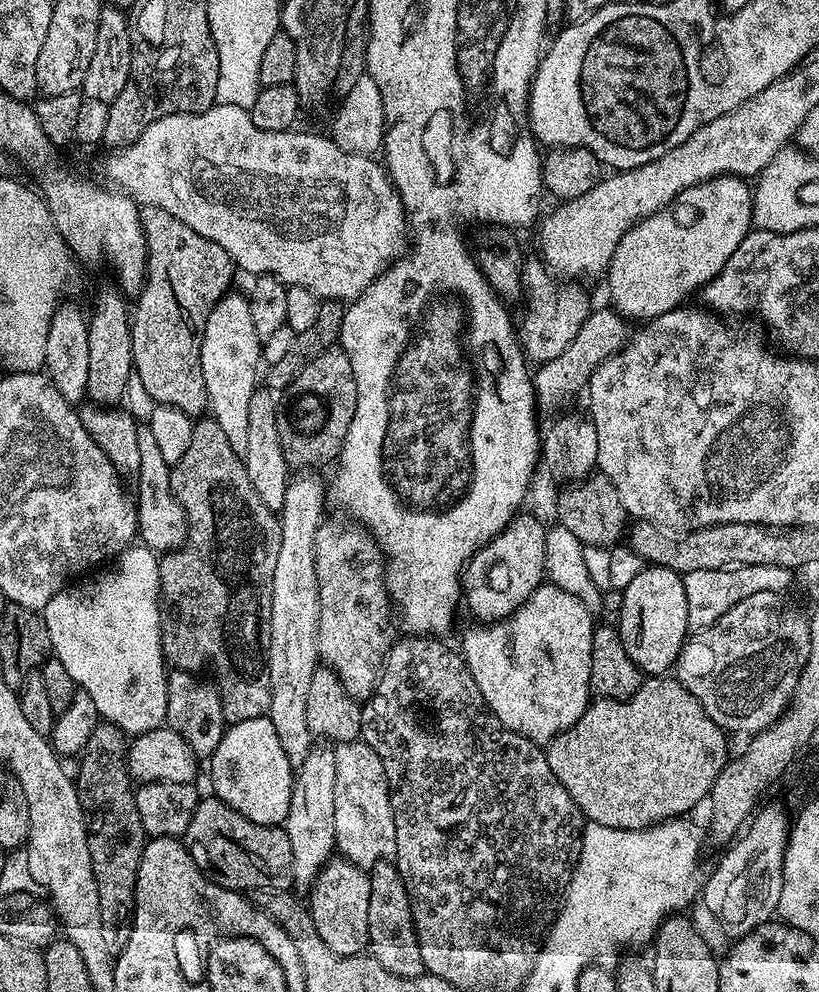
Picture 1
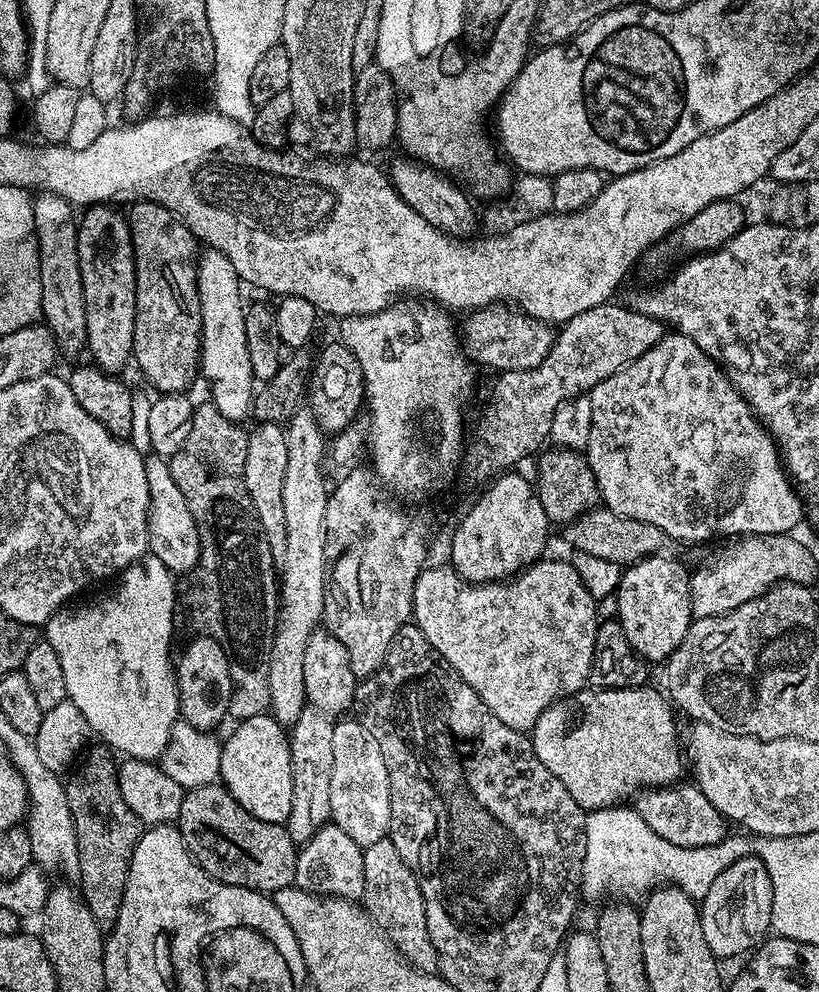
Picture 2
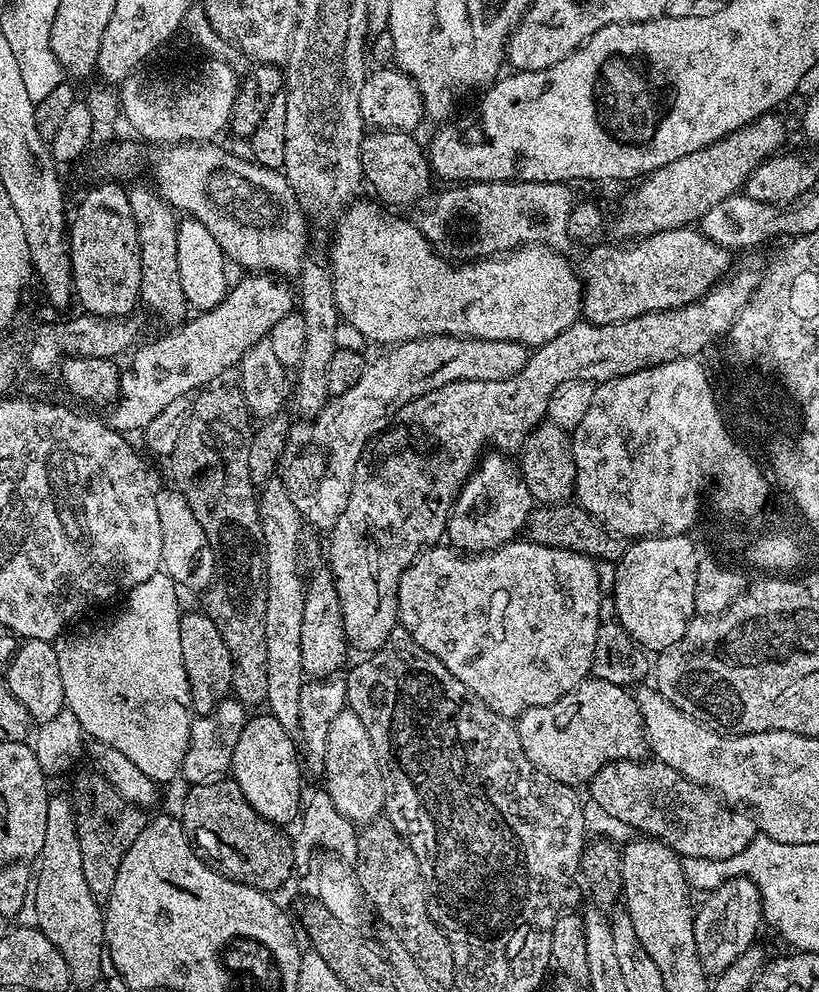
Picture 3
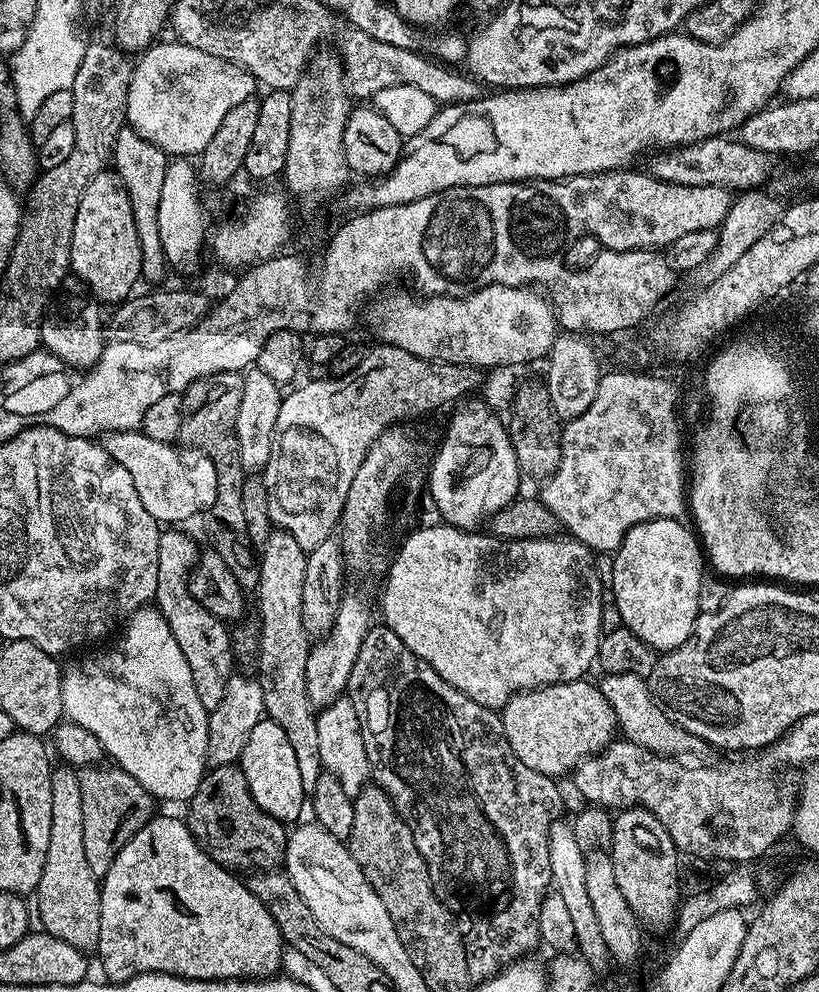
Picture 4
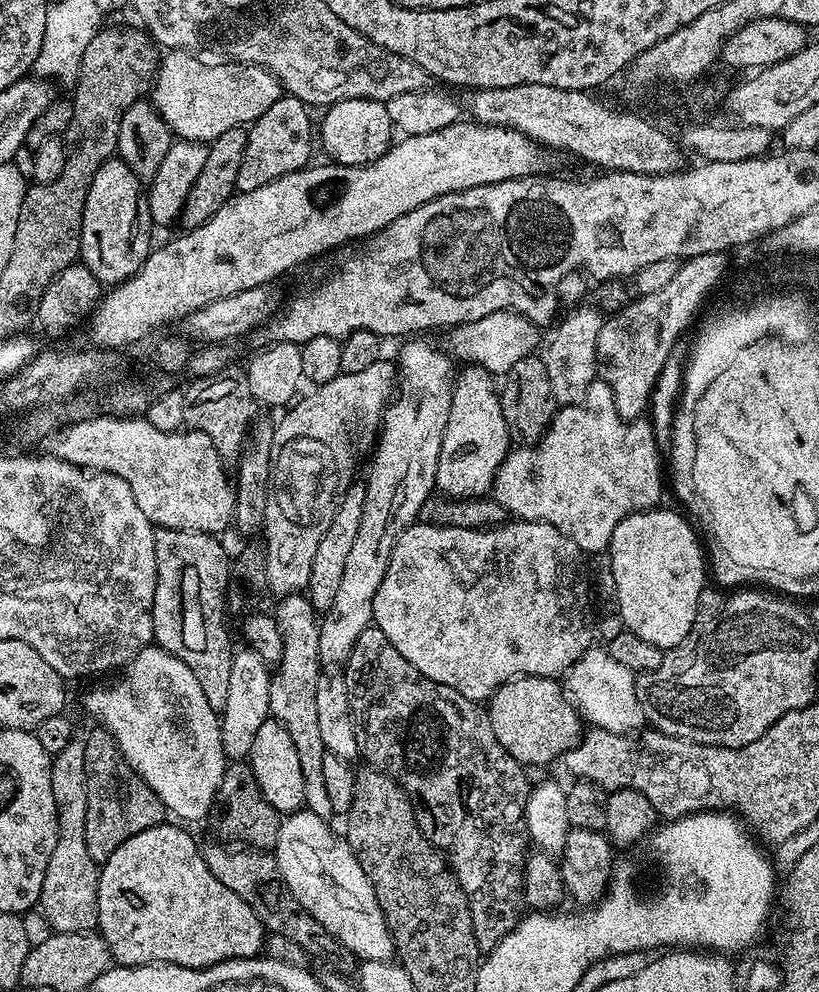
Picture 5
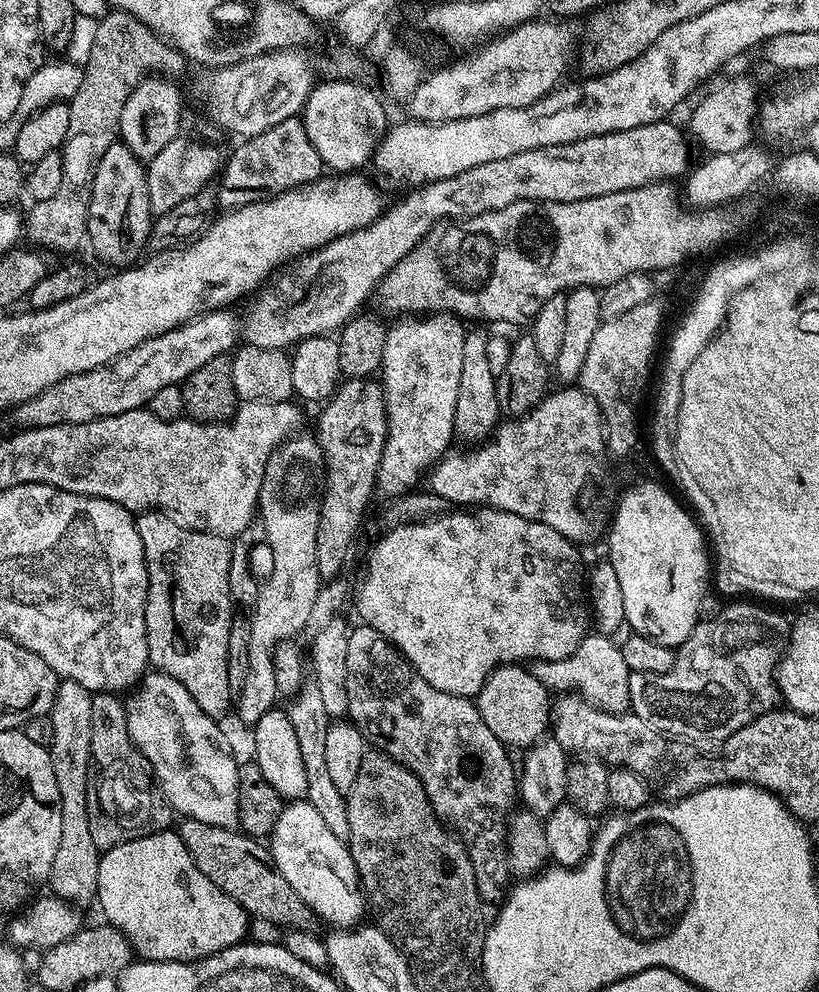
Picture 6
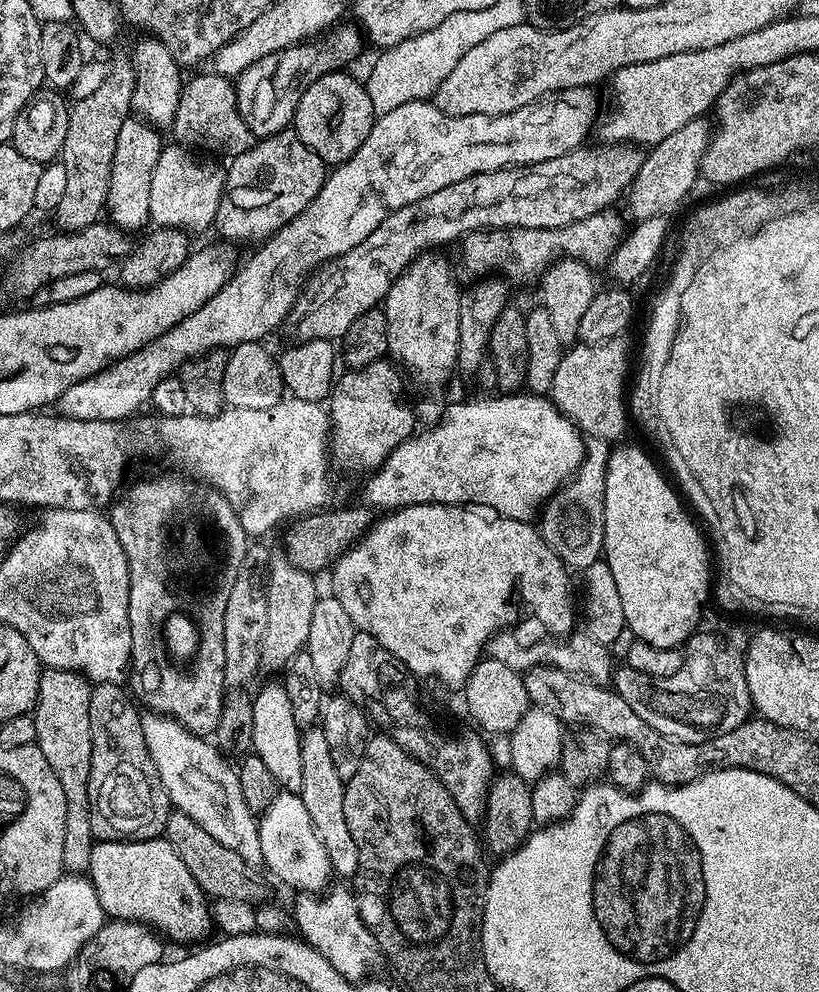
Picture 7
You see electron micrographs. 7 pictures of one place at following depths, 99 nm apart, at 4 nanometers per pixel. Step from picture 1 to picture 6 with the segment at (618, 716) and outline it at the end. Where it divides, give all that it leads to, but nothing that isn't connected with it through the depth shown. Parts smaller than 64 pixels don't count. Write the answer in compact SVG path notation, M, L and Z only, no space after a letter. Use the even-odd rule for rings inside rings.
M502 664L495 668L486 678L482 690L475 696L474 703L482 714L482 722L490 726L494 738L498 738L512 750L531 748L545 735L550 724L549 689L544 688L538 678L534 678L532 671L520 664Z

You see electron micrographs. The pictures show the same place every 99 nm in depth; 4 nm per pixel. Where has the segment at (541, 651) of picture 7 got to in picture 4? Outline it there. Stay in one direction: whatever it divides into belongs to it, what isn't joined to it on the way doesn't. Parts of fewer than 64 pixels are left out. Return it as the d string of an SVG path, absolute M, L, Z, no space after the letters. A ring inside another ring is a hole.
M607 674L604 681L599 681L598 686L610 702L610 706L616 715L616 722L623 739L634 742L646 750L650 750L659 756L684 758L687 752L705 751L706 745L694 734L690 734L682 726L678 726L667 712L656 702L656 697L648 689L645 677L634 674Z

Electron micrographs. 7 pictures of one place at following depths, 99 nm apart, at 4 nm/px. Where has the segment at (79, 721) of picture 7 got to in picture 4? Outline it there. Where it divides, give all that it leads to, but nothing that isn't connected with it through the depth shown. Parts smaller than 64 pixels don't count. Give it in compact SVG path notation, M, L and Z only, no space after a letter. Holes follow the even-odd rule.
M56 766L52 769L50 778L50 847L46 849L46 866L42 866L42 878L38 882L34 893L34 912L38 917L38 924L43 931L49 932L54 938L62 938L62 942L70 942L79 952L92 954L96 952L98 946L98 930L102 930L102 914L100 913L100 886L101 881L90 870L86 862L86 849L82 839L82 786L80 785L80 774L77 769L71 766Z

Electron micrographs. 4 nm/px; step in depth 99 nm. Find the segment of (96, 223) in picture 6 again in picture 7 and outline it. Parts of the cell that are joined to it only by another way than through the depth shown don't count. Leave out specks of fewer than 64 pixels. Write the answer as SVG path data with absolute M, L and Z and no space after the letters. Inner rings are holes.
M129 114L118 130L118 142L114 142L114 156L110 166L106 216L115 227L126 233L136 234L144 223L149 223L151 172L162 149L160 136L157 129L135 114Z

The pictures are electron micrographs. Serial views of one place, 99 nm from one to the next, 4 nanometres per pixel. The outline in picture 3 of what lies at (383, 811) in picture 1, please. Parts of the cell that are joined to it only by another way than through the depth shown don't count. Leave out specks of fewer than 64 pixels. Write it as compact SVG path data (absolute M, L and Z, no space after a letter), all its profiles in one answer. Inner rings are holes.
M350 710L338 714L330 726L330 738L326 738L322 783L334 801L338 814L357 826L371 824L384 811L382 770L378 766L370 734L366 726L362 726L362 718Z

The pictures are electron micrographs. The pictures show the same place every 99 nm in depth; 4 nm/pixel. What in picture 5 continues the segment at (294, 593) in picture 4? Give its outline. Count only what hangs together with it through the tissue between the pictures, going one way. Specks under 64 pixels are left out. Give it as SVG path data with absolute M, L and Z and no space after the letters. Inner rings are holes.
M304 594L283 597L277 604L280 605L274 611L274 619L282 634L282 658L271 673L268 711L271 719L286 726L286 734L290 734L290 739L294 741L294 750L298 753L298 762L302 766L302 786L306 786L304 808L326 821L331 821L334 813L330 797L326 795L326 781L322 778L322 758L325 750L318 726L318 705L314 699L322 671L318 654L318 612Z

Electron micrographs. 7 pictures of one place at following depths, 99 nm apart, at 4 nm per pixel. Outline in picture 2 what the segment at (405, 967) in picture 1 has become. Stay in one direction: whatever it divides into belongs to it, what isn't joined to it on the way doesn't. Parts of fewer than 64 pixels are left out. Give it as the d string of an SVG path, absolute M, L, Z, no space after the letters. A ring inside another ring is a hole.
M385 838L367 845L362 858L364 894L362 907L387 936L400 955L419 972L435 973L440 967L440 956L434 942L430 942L430 930L426 930L426 906L416 875L402 862L402 854L394 850L394 842Z

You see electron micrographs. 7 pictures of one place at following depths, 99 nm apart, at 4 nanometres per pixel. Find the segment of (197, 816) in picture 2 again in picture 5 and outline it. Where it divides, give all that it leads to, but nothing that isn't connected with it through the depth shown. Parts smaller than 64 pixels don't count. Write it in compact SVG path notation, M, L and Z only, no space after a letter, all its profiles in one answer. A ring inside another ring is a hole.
M232 762L225 767L211 815L216 816L216 832L220 835L217 837L249 848L275 849L282 816L274 810L274 806L270 806L270 802L266 802L266 798L262 798L251 763Z

